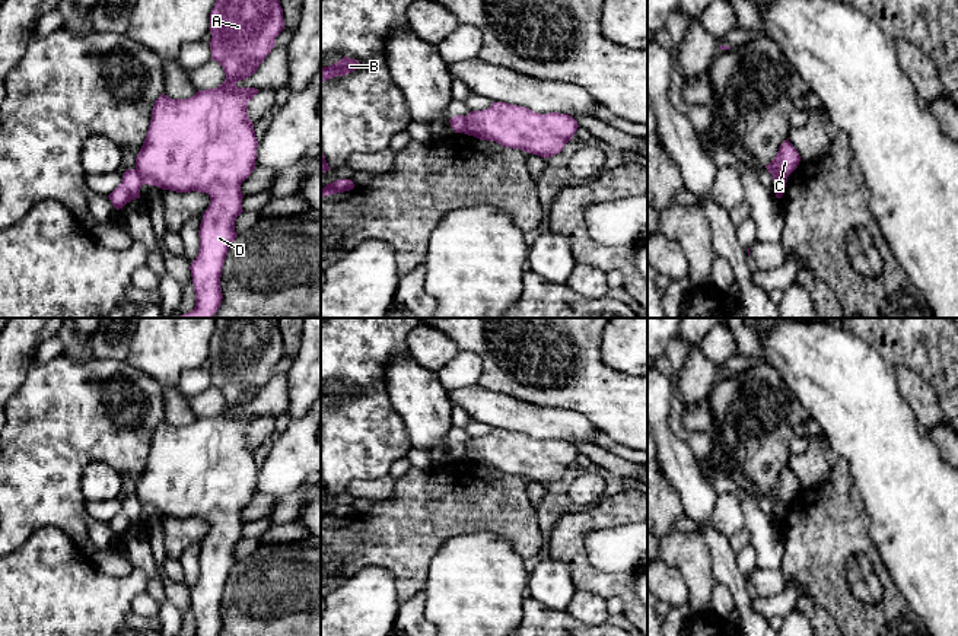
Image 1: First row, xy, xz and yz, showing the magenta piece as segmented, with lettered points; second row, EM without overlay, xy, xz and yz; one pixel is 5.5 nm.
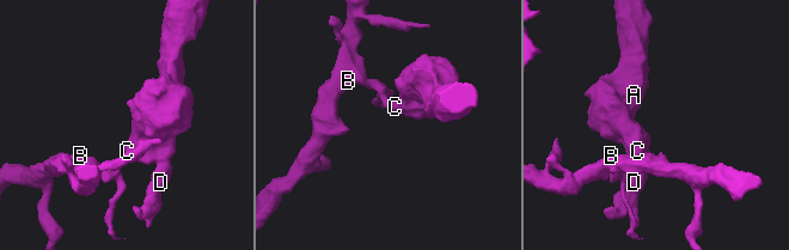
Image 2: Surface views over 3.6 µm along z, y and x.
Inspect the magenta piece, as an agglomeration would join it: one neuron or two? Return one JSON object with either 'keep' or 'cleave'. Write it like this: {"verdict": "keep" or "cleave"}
{"verdict": "cleave"}

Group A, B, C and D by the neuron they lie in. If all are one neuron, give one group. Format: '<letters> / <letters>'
A C D / B

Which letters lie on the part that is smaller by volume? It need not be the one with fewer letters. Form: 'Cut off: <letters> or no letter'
Cut off: A, C, D

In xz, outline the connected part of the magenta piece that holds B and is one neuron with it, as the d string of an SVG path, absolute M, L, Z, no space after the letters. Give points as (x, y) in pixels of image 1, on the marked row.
M343 57L340 61L321 67L321 80L334 79L337 76L346 76L359 67L359 61L354 58Z

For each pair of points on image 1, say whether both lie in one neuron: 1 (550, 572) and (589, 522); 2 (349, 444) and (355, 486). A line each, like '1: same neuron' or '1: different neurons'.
1: different neurons
2: different neurons

